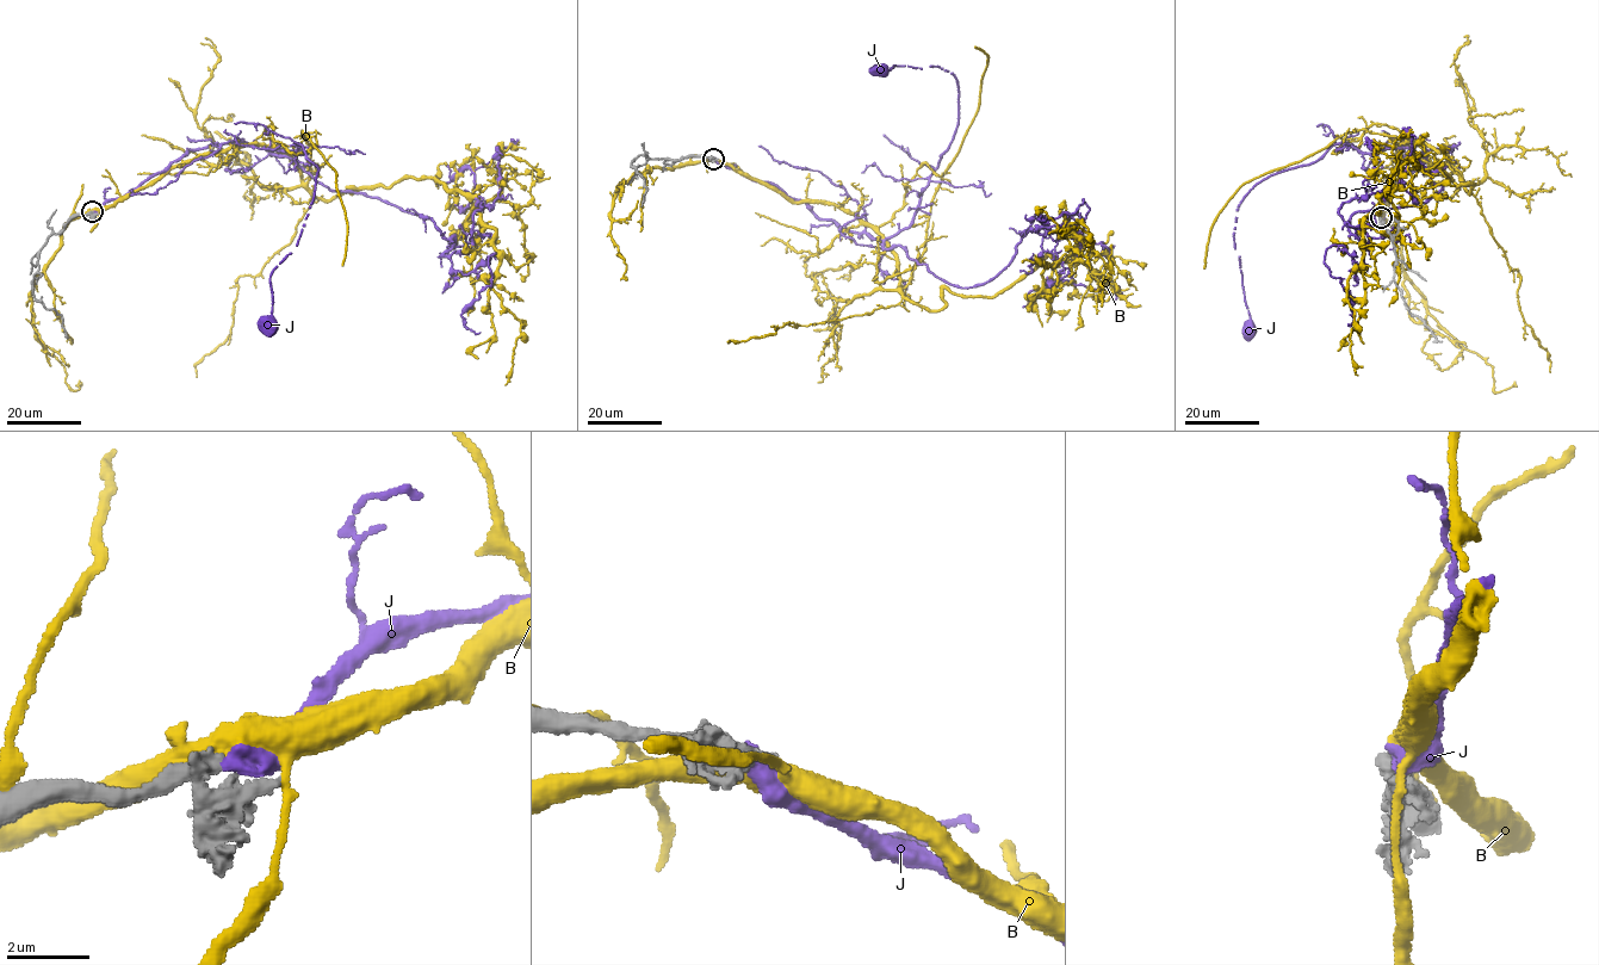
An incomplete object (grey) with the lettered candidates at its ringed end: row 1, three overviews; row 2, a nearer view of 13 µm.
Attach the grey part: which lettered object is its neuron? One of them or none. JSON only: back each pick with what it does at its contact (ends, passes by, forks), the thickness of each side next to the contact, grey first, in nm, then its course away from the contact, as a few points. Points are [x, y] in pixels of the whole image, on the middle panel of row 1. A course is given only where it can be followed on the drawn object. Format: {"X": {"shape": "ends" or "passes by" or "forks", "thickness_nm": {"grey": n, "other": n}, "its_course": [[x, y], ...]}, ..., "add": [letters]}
{"J": {"shape": "ends", "thickness_nm": {"grey": 340, "other": 420}, "its_course": [[713, 158], [769, 181], [850, 232], [893, 236], [919, 205], [959, 107], [952, 72], [879, 69]]}, "add": ["J"]}

